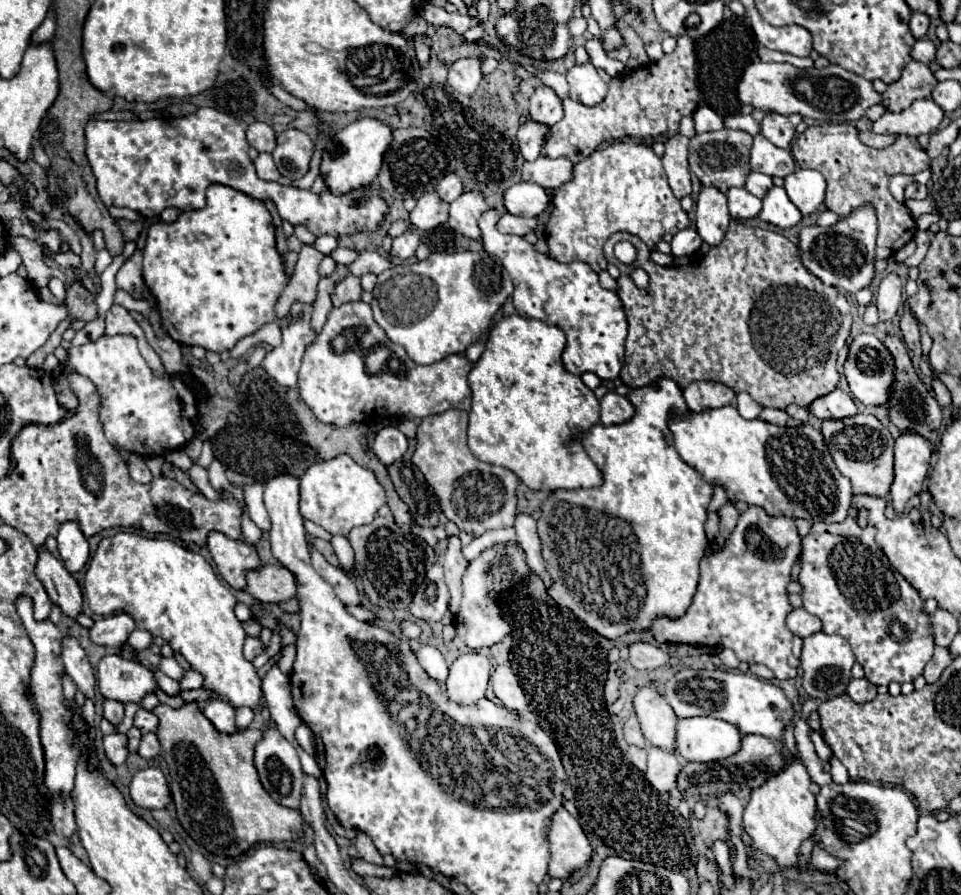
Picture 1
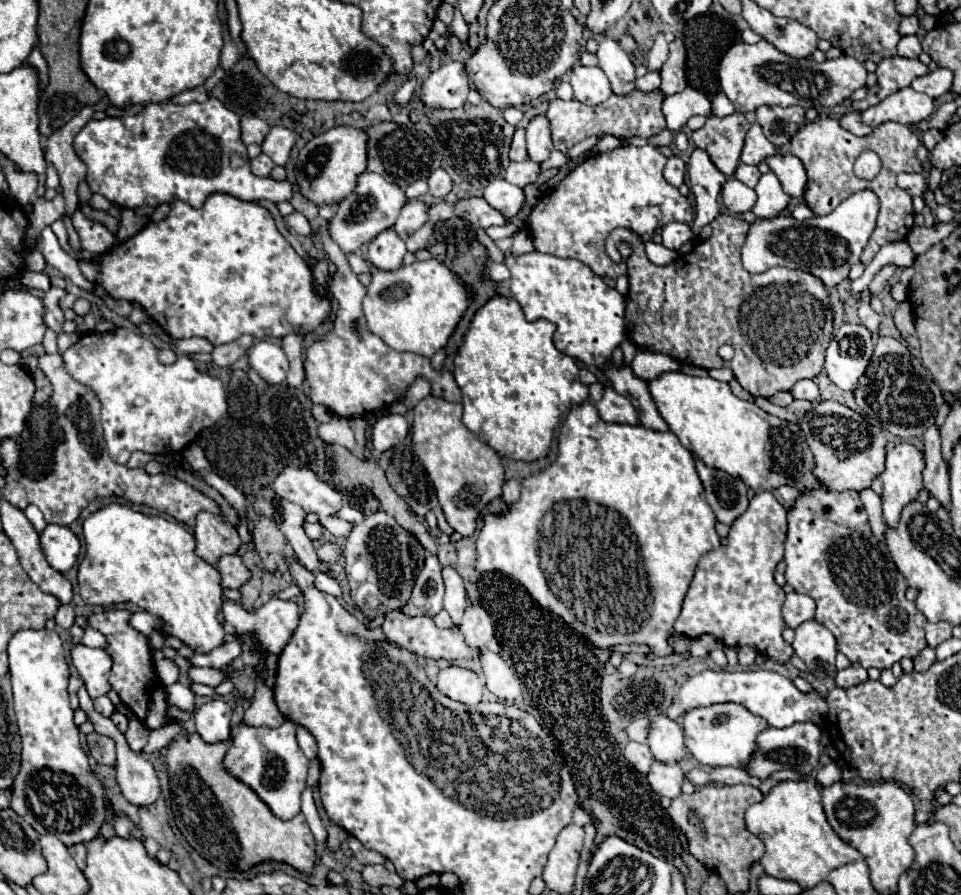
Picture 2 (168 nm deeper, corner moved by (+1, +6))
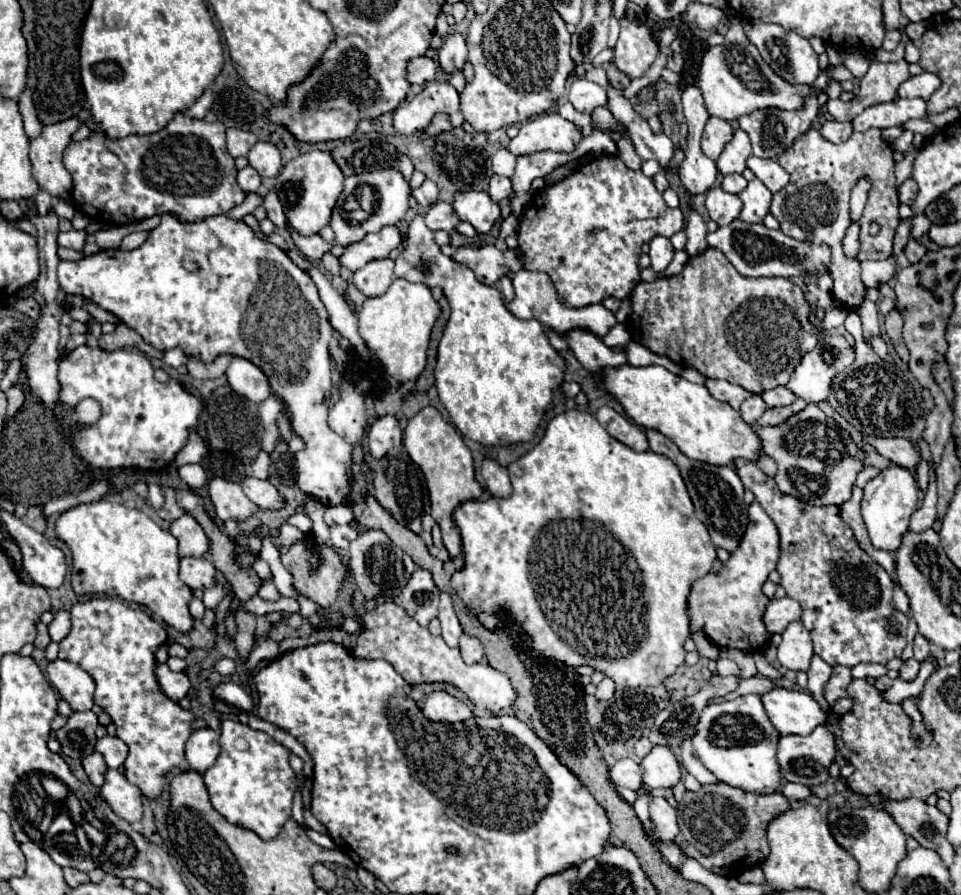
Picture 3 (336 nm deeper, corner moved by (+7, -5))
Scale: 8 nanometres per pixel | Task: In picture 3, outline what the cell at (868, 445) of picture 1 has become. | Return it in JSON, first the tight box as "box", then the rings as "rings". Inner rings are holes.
{"box":[751,404,863,506],"rings":[[[807,404],[805,410],[793,414],[783,424],[759,426],[753,422],[751,428],[759,436],[763,452],[777,464],[775,480],[783,494],[813,506],[839,506],[851,498],[855,476],[863,468],[863,452],[817,404]]]}

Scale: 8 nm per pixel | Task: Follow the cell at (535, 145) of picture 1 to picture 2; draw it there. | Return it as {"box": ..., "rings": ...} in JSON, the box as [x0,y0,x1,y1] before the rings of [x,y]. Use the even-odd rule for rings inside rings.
{"box":[509,127,529,161],"rings":[[[517,127],[515,135],[513,135],[513,143],[511,143],[511,149],[509,149],[509,157],[511,157],[511,161],[523,161],[523,159],[529,157],[527,145],[525,145],[525,129],[523,127]]]}

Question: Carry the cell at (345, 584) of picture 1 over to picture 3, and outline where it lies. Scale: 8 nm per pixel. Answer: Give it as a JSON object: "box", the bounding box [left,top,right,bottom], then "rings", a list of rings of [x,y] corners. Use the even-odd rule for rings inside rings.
{"box":[209,476,257,522],"rings":[[[213,476],[209,482],[209,498],[215,506],[217,518],[221,518],[223,522],[233,518],[233,520],[243,520],[249,516],[249,512],[253,514],[253,510],[257,508],[243,492],[241,486],[237,482],[227,480],[225,476]]]}

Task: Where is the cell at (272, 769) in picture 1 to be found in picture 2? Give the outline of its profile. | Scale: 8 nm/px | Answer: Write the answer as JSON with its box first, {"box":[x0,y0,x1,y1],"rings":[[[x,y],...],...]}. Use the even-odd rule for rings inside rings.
{"box":[225,721,309,819],"rings":[[[285,721],[281,727],[247,727],[237,725],[231,731],[231,749],[227,751],[225,765],[239,777],[243,783],[251,785],[255,793],[269,805],[269,809],[281,817],[291,819],[301,811],[301,793],[305,789],[309,759],[297,745],[295,723]]]}

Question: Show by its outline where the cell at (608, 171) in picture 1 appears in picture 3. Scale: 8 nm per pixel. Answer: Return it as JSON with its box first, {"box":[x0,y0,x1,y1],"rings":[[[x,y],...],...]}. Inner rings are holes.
{"box":[517,154,683,308],"rings":[[[601,154],[585,162],[565,180],[543,188],[523,212],[517,238],[523,268],[531,272],[545,272],[551,278],[559,300],[565,306],[567,302],[571,304],[567,308],[583,308],[599,304],[607,296],[619,300],[627,298],[639,282],[637,262],[643,254],[643,244],[651,242],[659,234],[671,238],[675,232],[683,230],[683,226],[683,212],[679,208],[669,208],[663,202],[663,196],[657,192],[651,178],[647,178],[641,170],[627,168],[617,154]]]}

